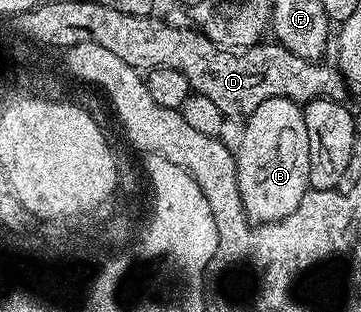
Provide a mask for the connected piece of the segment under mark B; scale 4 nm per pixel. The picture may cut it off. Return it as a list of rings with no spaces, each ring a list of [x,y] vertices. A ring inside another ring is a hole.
[[[269,99],[264,101],[251,113],[245,116],[243,136],[236,148],[236,168],[238,170],[238,192],[246,218],[251,224],[275,223],[296,205],[306,195],[310,187],[310,154],[308,153],[308,129],[304,129],[302,107],[287,99]]]

